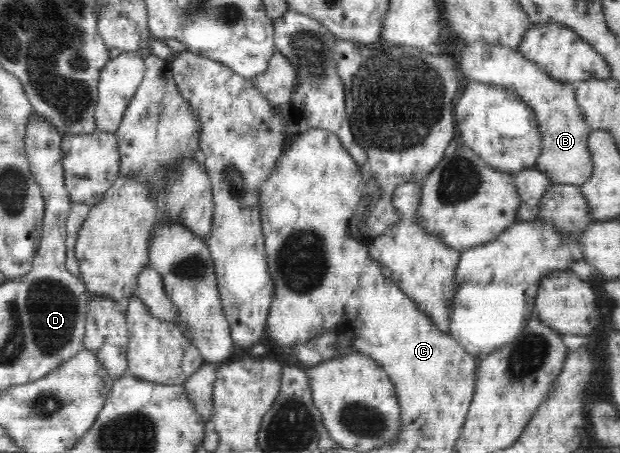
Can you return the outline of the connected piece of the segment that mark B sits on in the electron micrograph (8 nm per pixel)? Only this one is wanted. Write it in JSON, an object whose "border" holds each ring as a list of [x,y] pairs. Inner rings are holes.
{"border":[[[481,42],[466,43],[460,51],[458,69],[464,83],[482,82],[494,86],[504,86],[514,90],[528,107],[534,110],[538,127],[542,132],[542,153],[533,167],[548,174],[553,184],[580,186],[592,175],[592,156],[588,150],[590,126],[576,102],[576,84],[560,82],[550,78],[542,66],[530,62],[517,50],[504,46],[494,46]]]}

